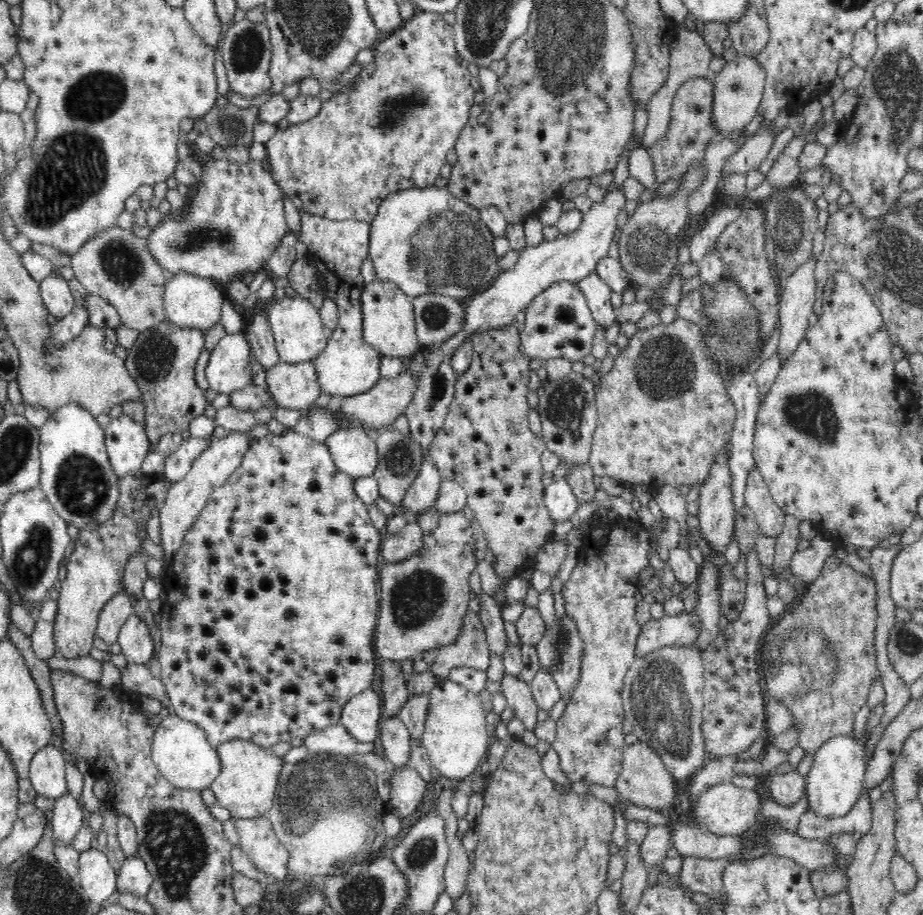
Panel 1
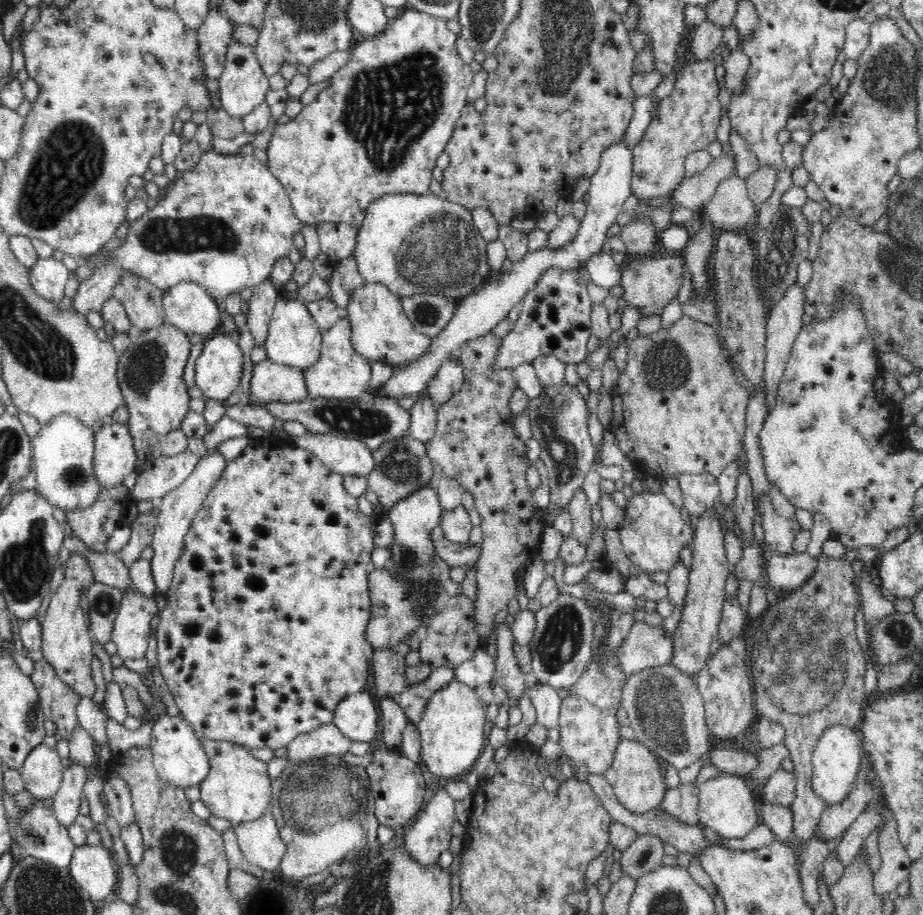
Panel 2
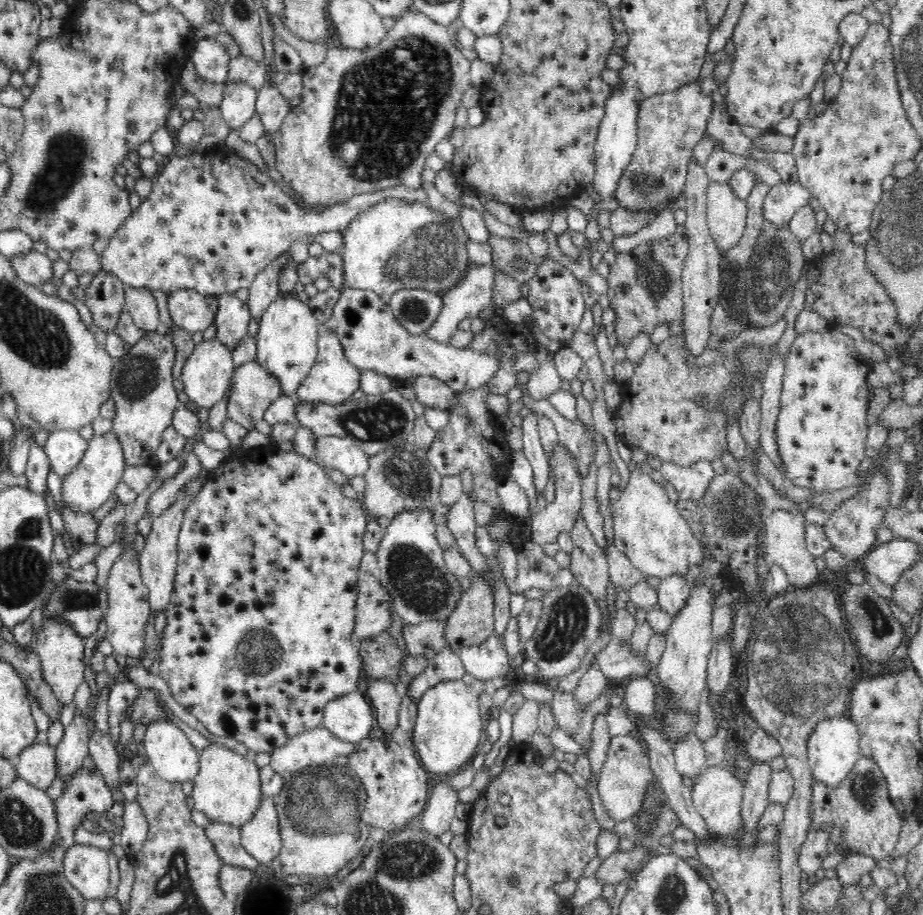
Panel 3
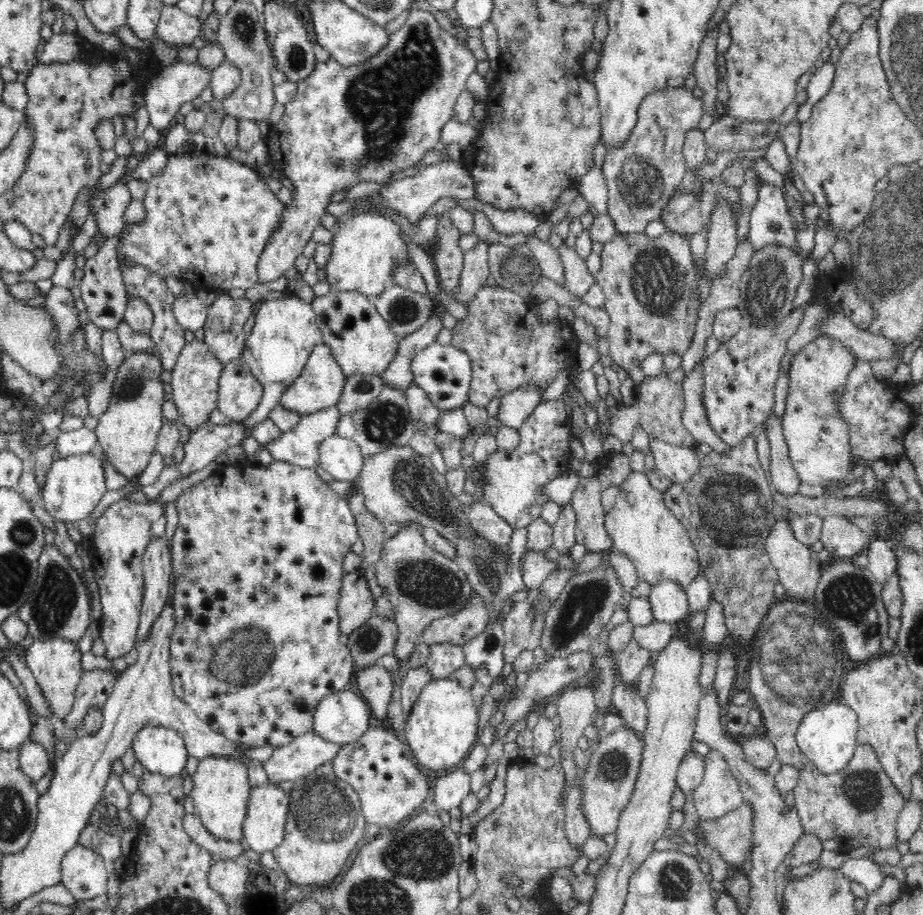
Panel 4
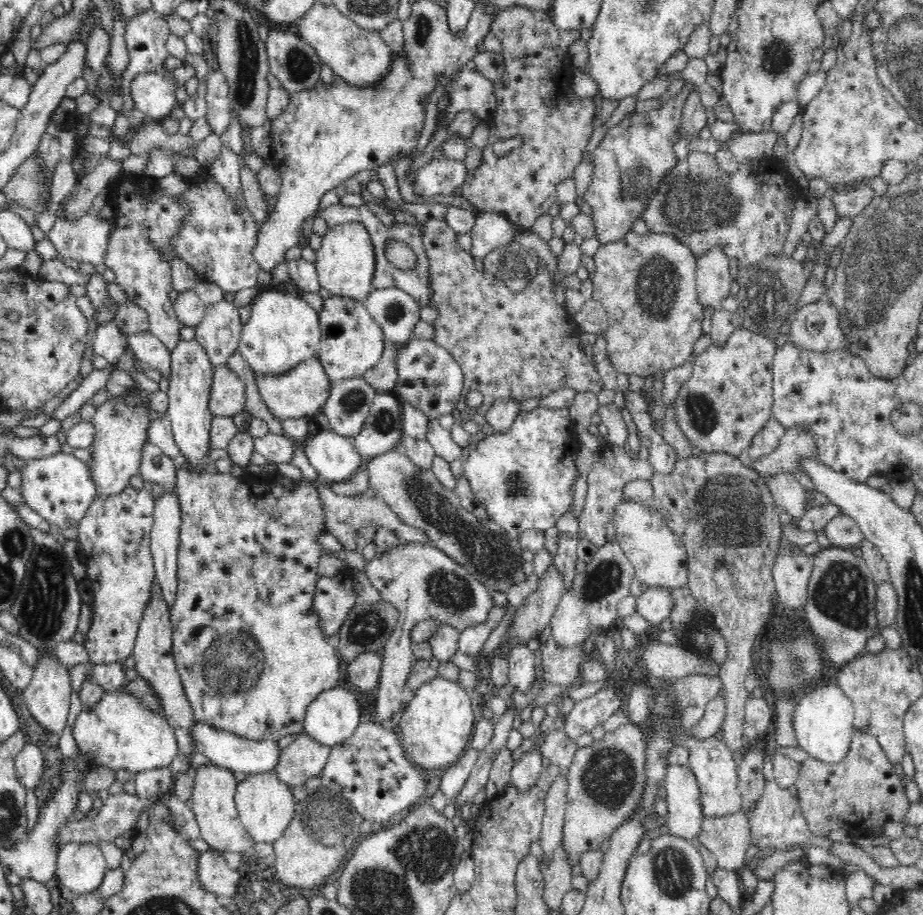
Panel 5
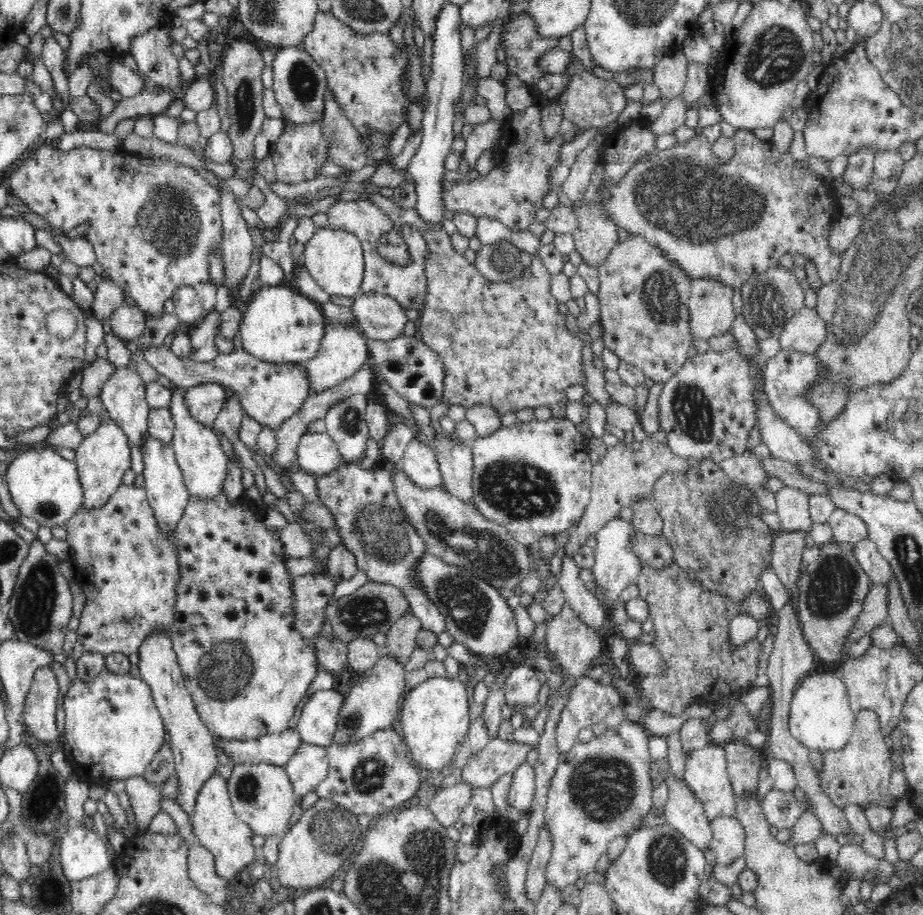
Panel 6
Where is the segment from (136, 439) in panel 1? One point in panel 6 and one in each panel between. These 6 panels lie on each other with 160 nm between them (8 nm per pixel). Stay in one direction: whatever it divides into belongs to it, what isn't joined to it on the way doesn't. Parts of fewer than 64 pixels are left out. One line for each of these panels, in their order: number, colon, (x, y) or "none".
2: (114, 458)
3: (92, 481)
4: (74, 486)
5: (59, 488)
6: (45, 486)

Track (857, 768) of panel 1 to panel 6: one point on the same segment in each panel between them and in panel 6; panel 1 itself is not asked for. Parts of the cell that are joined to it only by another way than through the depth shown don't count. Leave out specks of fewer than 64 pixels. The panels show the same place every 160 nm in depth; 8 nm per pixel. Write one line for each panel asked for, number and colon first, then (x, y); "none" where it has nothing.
2: (836, 759)
3: (833, 745)
4: (827, 734)
5: (823, 720)
6: (820, 716)

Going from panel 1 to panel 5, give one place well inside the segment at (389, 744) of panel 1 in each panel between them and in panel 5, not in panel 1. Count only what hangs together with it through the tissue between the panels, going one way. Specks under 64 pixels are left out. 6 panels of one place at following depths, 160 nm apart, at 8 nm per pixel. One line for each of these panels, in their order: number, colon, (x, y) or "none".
2: (393, 719)
3: (384, 698)
4: (375, 685)
5: (363, 672)

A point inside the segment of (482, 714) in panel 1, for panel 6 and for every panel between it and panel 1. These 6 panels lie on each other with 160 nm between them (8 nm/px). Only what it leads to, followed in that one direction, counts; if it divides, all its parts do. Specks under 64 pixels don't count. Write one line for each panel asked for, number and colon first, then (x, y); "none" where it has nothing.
2: (451, 728)
3: (448, 725)
4: (442, 726)
5: (436, 724)
6: (434, 715)

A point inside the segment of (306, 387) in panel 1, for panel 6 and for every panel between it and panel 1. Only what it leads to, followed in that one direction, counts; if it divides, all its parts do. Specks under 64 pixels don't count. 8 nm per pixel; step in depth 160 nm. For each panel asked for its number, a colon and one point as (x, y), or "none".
2: (271, 382)
3: (253, 390)
4: (239, 394)
5: (227, 397)
6: (204, 402)

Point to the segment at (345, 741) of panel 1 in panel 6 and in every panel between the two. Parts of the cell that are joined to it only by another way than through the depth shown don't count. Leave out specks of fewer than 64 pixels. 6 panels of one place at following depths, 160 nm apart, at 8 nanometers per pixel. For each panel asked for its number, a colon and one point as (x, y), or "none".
2: (326, 741)
3: (315, 748)
4: (299, 758)
5: (303, 758)
6: (309, 765)

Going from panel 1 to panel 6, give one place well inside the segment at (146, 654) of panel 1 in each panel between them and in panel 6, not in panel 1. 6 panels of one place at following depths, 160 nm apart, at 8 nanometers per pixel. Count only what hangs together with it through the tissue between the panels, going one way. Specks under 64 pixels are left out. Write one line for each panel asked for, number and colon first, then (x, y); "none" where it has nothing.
2: (131, 629)
3: (126, 618)
4: (121, 535)
5: (114, 534)
6: (134, 566)

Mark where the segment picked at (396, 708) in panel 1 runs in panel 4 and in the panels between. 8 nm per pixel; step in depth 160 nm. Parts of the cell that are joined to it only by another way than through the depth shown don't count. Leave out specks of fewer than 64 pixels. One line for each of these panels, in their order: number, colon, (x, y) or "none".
2: (391, 675)
3: (381, 656)
4: (367, 644)

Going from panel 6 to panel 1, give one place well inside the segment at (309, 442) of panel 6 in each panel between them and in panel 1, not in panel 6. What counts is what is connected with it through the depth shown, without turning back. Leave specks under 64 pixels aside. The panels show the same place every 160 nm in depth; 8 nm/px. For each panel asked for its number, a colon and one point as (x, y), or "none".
1: (354, 451)
2: (345, 456)
3: (343, 455)
4: (341, 457)
5: (335, 458)

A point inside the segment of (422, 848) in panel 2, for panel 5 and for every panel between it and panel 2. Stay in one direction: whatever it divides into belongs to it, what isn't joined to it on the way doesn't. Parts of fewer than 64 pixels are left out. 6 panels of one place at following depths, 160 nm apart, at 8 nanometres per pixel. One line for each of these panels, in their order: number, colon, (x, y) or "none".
3: (436, 819)
4: (450, 790)
5: (453, 780)

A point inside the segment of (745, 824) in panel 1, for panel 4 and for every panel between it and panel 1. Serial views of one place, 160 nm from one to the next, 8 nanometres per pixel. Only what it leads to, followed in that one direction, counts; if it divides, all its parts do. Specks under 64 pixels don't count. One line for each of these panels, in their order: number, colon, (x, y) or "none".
2: (727, 805)
3: (717, 795)
4: (719, 792)

